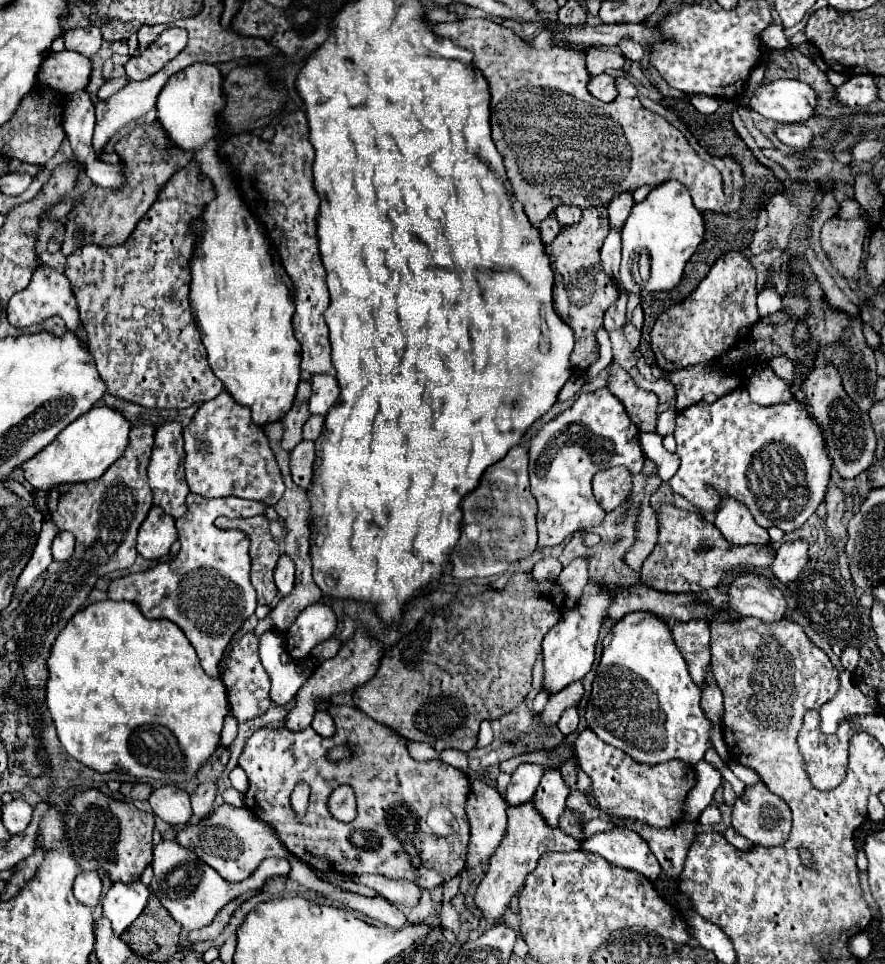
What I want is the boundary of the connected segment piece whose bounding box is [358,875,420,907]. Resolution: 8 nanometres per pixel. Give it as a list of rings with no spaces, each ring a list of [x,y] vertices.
[[[362,875],[358,877],[358,881],[362,885],[368,885],[372,889],[378,891],[378,895],[386,897],[392,903],[402,903],[402,905],[416,905],[420,899],[420,887],[416,887],[416,883],[412,881],[404,881],[404,879],[390,879],[384,875]]]

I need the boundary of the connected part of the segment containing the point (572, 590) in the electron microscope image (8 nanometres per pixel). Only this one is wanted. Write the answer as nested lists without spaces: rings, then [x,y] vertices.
[[[574,559],[568,567],[562,569],[556,583],[562,587],[568,599],[578,599],[584,593],[588,583],[588,565],[584,559]]]

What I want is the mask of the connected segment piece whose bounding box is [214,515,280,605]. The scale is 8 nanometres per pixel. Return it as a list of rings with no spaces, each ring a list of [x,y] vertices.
[[[256,515],[248,519],[218,517],[214,525],[224,529],[240,529],[250,537],[250,557],[252,557],[250,579],[258,593],[258,603],[270,605],[278,595],[272,573],[280,559],[280,549],[278,549],[278,543],[272,539],[272,533],[268,529],[270,525],[268,519],[264,515]]]

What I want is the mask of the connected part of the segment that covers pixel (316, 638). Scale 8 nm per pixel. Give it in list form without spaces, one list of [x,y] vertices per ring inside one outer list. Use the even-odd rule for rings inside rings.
[[[324,603],[308,605],[292,623],[286,633],[286,649],[292,659],[308,657],[310,649],[326,639],[330,639],[336,631],[338,619],[332,607]]]

